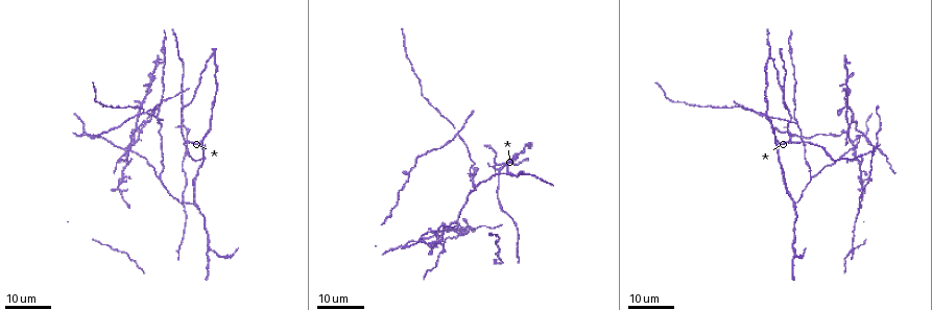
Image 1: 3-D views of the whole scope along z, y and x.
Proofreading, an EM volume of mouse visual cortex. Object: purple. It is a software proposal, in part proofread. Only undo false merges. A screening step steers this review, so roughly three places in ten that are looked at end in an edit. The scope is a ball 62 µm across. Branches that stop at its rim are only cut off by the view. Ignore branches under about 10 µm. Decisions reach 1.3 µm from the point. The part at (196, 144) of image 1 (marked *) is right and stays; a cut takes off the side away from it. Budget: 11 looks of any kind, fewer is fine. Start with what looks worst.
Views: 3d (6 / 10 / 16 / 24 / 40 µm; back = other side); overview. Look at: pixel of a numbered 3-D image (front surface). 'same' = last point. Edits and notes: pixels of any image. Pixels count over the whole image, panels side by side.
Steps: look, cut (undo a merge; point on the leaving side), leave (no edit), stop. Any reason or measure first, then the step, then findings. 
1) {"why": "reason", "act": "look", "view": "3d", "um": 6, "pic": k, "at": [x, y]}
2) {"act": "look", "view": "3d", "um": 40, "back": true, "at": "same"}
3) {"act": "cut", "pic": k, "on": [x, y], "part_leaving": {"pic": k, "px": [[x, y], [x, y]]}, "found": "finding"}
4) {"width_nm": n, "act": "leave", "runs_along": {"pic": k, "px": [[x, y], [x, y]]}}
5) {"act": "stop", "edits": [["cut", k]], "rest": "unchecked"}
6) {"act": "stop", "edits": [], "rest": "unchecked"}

{"why": "looks like a crossing", "act": "look", "view": "3d", "um": 24, "pic": 1, "at": [447, 232]}

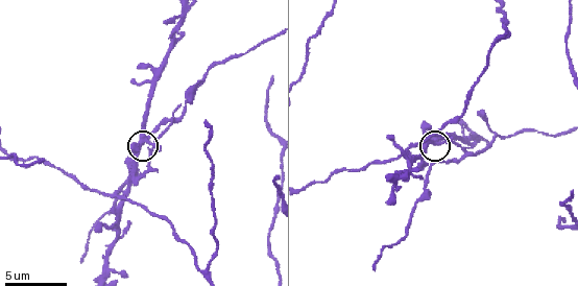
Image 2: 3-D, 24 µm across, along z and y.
{"act": "look", "view": "3d", "um": 6, "pic": 2, "at": [143, 138]}

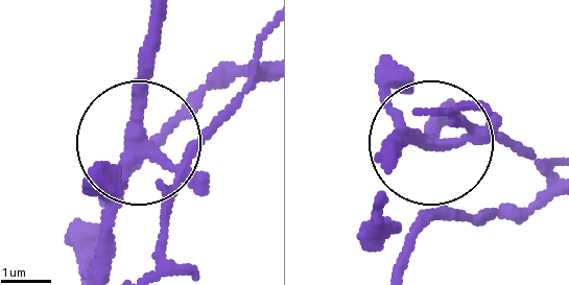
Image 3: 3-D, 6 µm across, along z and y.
{"width_nm": 220, "act": "cut", "pic": 3, "on": [220, 112], "found": "two neurons meet here"}

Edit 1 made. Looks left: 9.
{"why": "see it whole again", "act": "look", "view": "overview"}

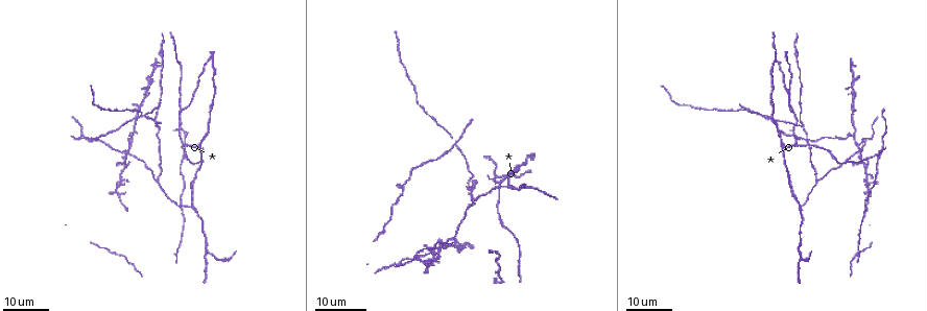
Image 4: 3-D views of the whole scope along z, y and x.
{"act": "look", "view": "3d", "um": 24, "pic": 4, "at": [455, 144]}

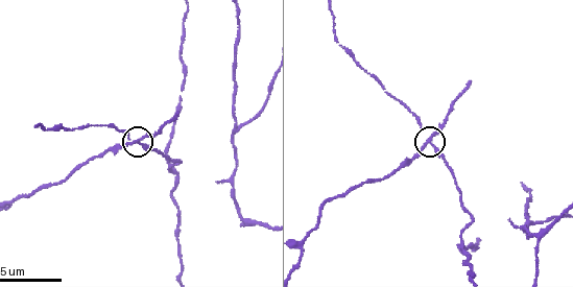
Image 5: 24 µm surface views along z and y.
{"act": "look", "view": "3d", "um": 10, "pic": 5, "at": [138, 141]}

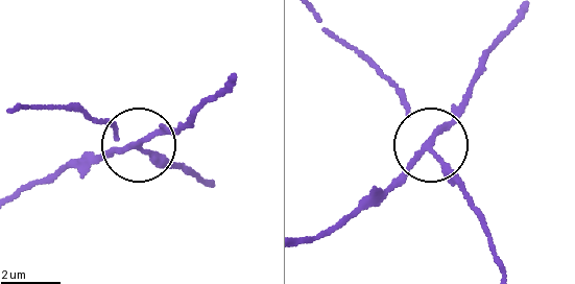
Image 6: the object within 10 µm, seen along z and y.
{"arms": 4, "act": "cut", "pic": 6, "on": [112, 151], "found": "two neurons meet here"}

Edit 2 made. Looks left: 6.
{"why": "three arms meet", "act": "look", "view": "3d", "um": 24, "pic": 4, "at": [509, 186]}

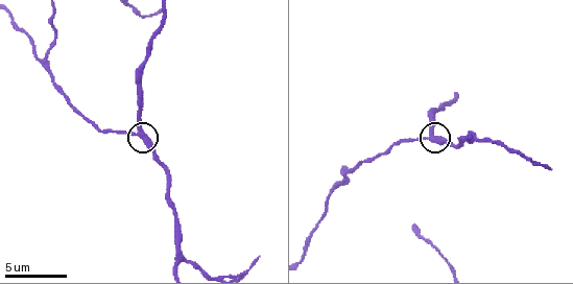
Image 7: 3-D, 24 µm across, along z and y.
{"act": "look", "view": "3d", "um": 6, "pic": 7, "at": [430, 138]}

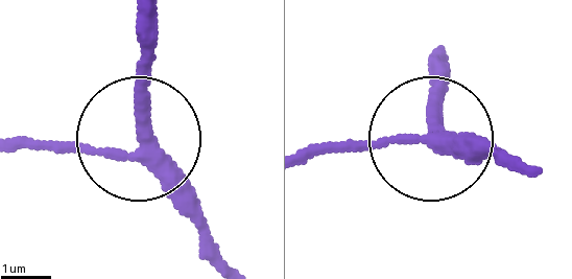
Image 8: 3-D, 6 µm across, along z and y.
{"act": "leave", "runs_along": {"pic": 8, "px": [[445, 54], [445, 121], [432, 142], [503, 150]]}, "found": "continuous, no second neuron"}

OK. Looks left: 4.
{"act": "look", "view": "3d", "um": 10, "pic": 5, "at": [462, 250]}

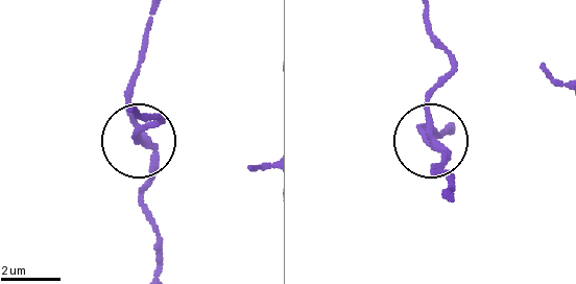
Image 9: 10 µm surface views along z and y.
{"act": "look", "view": "3d", "um": 6, "pic": 9, "at": [432, 137]}

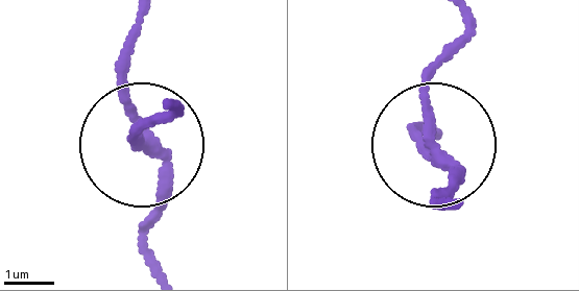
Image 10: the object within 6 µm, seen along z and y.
{"act": "leave", "runs_along": {"pic": 10, "px": [[158, 266], [149, 228], [162, 178], [124, 79], [137, 17]]}, "found": "all the same neuron"}

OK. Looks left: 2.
{"why": "arms part here", "act": "look", "view": "3d", "um": 6, "pic": 5, "at": [529, 220]}

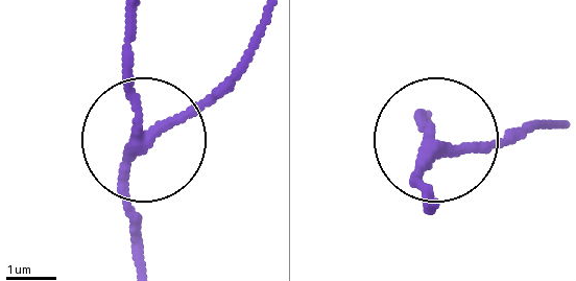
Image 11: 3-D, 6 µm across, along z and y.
{"act": "look", "view": "3d", "um": 6, "back": true, "pic": 11, "at": [434, 145]}

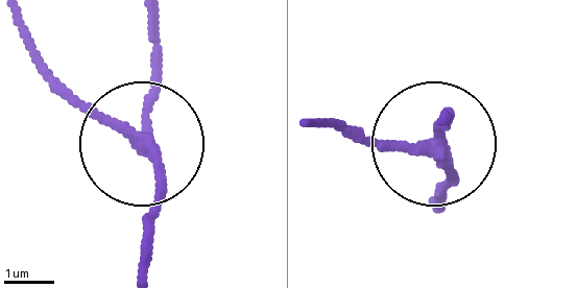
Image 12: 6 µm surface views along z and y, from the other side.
{"act": "leave", "runs_along": {"pic": 12, "px": [[147, 268], [155, 156], [27, 48]]}, "found": "continuous, no second neuron"}

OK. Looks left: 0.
{"act": "stop", "edits": [["cut", 3], ["cut", 6]], "rest": "unchecked"}

